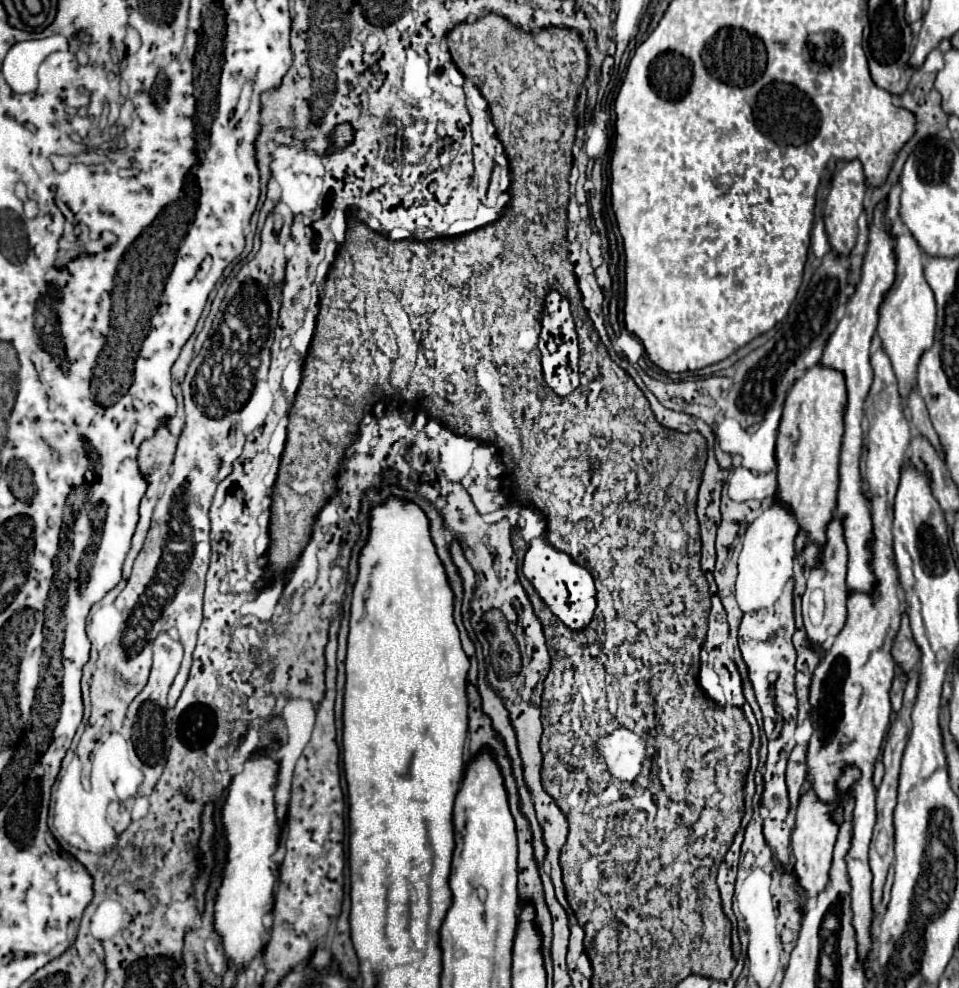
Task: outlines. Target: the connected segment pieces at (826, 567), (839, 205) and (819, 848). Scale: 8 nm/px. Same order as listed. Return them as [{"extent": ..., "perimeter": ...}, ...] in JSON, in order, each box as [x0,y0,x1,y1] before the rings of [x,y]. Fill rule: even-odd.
[{"extent":[803,518,847,648],"perimeter":[[[833,518],[827,528],[827,544],[821,552],[821,564],[815,564],[809,570],[807,590],[803,594],[803,624],[809,642],[813,648],[821,648],[831,636],[837,636],[845,622],[847,622],[847,586],[845,586],[845,572],[847,572],[847,546],[843,540],[841,520]]]},{"extent":[823,160,865,256],"perimeter":[[[851,160],[847,162],[835,176],[831,182],[831,190],[829,196],[825,200],[825,212],[823,212],[823,220],[825,220],[825,232],[829,238],[829,244],[833,248],[835,254],[839,256],[847,256],[857,240],[857,218],[863,212],[863,196],[865,196],[865,174],[863,174],[863,166],[859,160]]]},{"extent":[791,790,839,900],"perimeter":[[[807,790],[797,806],[795,828],[791,834],[791,854],[795,858],[795,876],[805,894],[805,900],[809,900],[809,898],[817,896],[821,890],[825,890],[825,886],[829,882],[833,846],[835,846],[837,832],[839,832],[837,824],[831,820],[833,810],[835,810],[835,802],[833,804],[821,802],[813,790]]]}]

